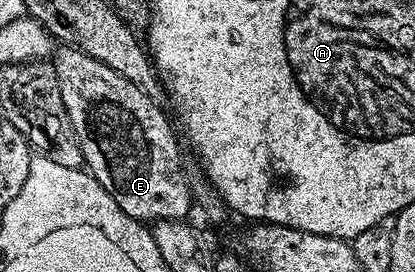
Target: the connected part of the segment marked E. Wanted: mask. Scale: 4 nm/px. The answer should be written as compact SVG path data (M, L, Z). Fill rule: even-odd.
M62 47L59 50L59 53L57 50L53 54L52 64L56 71L56 79L60 83L60 95L64 99L64 107L68 111L68 119L72 119L72 127L80 139L85 168L98 180L100 187L104 187L104 191L108 191L108 195L112 195L112 199L116 199L120 211L124 211L124 215L128 215L132 219L143 223L153 223L155 221L181 221L189 218L191 216L189 214L190 209L192 210L190 181L188 177L182 174L182 163L178 159L178 143L174 139L174 131L170 127L165 113L158 107L159 102L155 98L148 96L140 87L136 87L136 83L124 79L124 75L120 75L120 71L112 71L112 67L100 63L100 59L92 59L92 55L88 55L79 49Z

